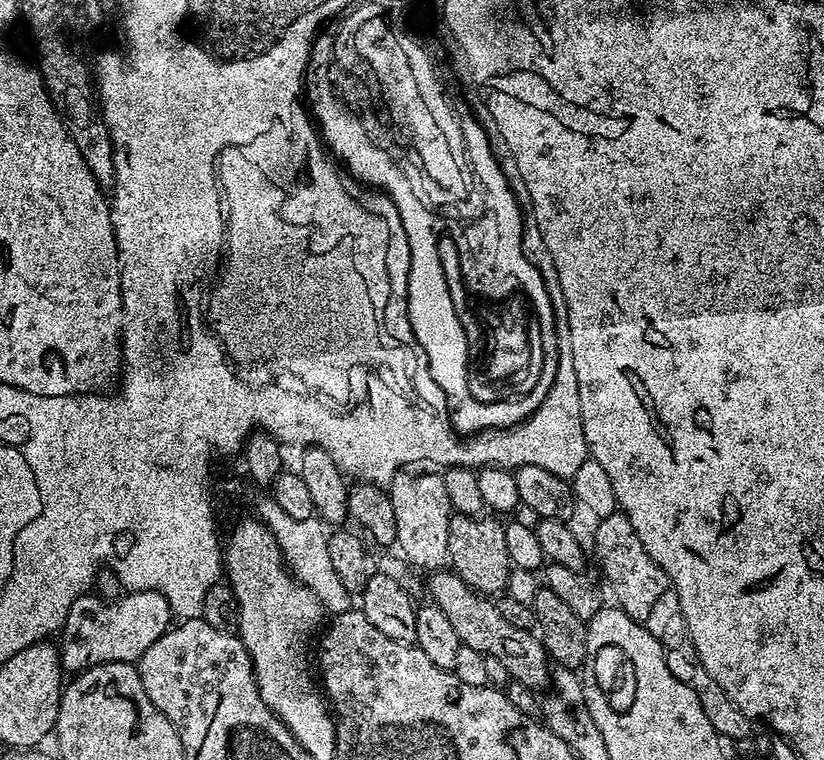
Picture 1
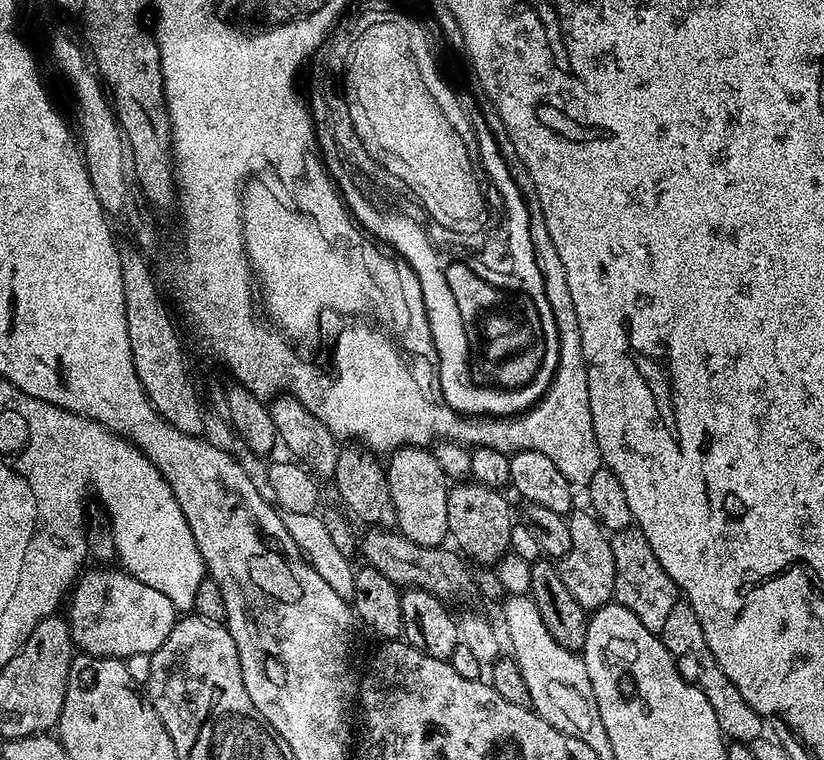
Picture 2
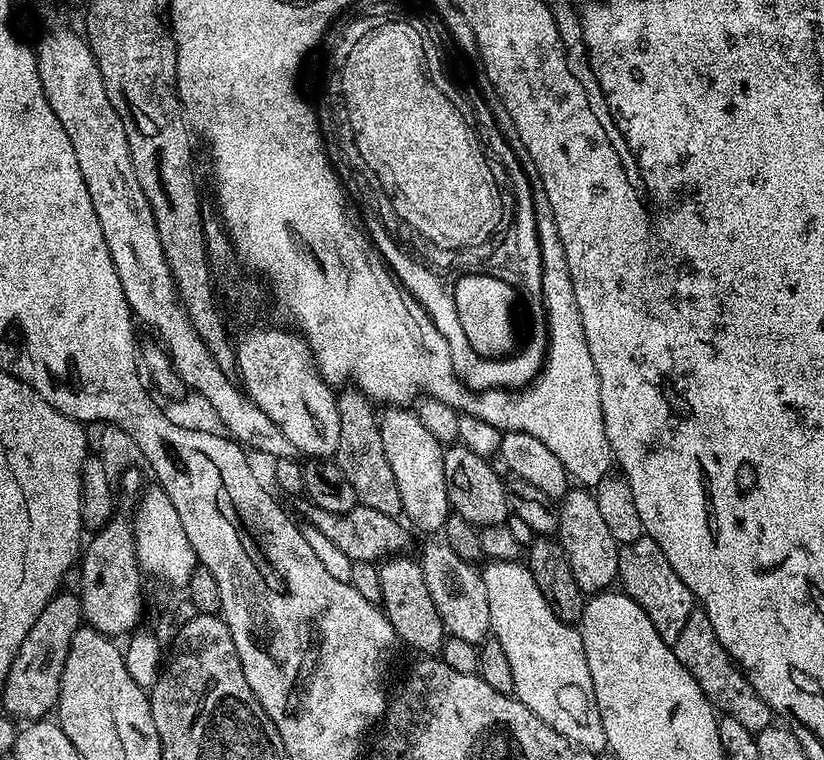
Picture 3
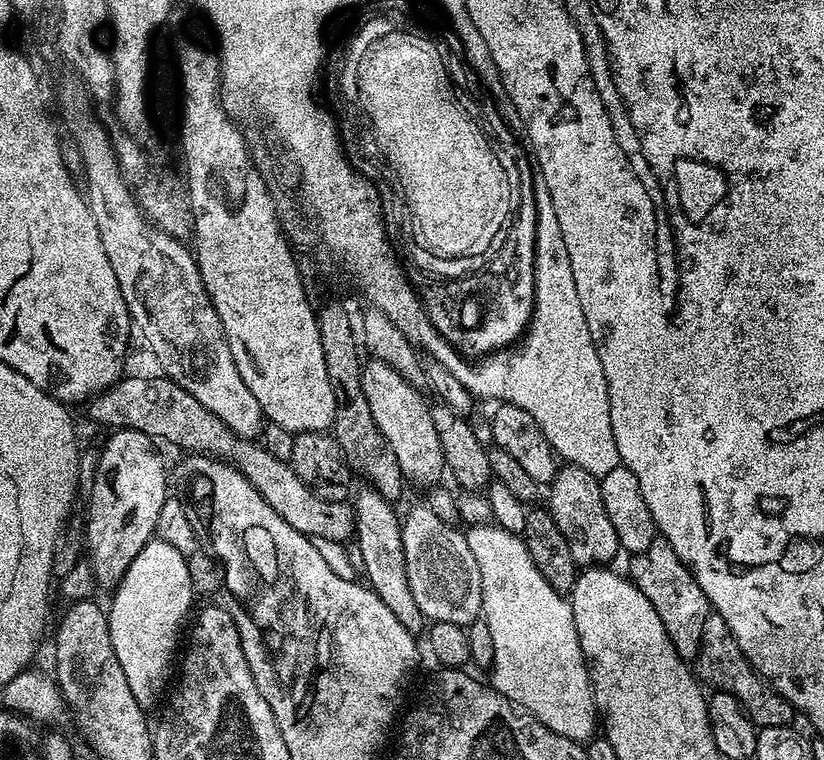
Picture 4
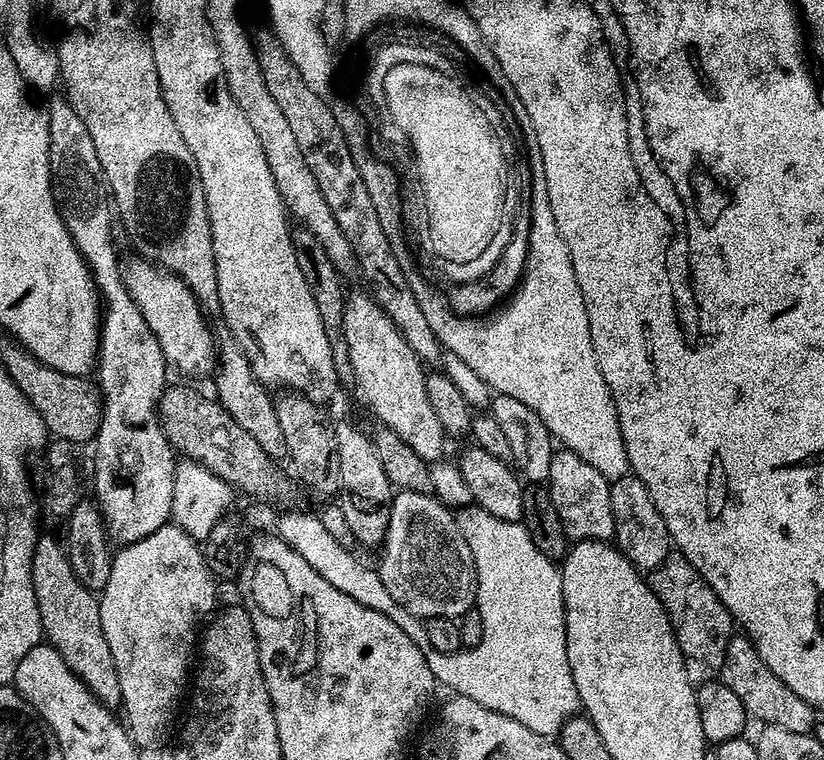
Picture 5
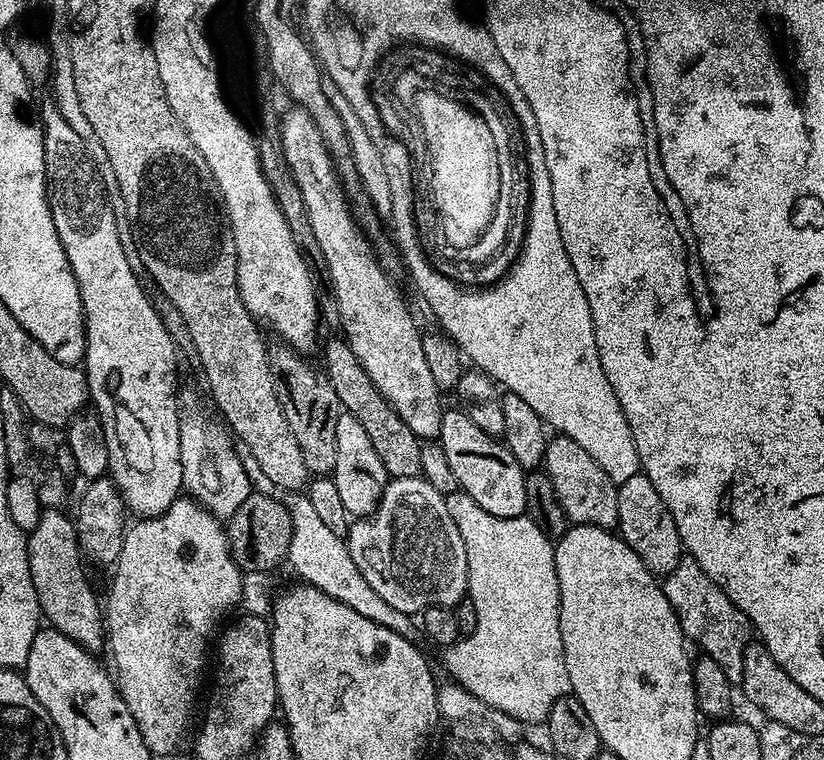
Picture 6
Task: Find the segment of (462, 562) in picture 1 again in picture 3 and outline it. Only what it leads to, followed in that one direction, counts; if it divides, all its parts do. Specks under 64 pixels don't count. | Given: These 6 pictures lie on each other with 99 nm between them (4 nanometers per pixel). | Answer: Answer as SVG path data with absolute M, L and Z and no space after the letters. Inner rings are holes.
M453 442L444 449L448 507L477 529L505 523L510 515L505 481L500 481L499 474L488 464L491 463L485 457L474 454L465 444Z

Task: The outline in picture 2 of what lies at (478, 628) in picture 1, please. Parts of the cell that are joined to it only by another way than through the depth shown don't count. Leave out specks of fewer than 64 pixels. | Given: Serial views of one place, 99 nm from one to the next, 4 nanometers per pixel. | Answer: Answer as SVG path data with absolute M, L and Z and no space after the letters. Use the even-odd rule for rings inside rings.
M372 526L365 532L368 533L358 540L359 555L364 555L363 563L369 568L377 568L397 586L421 588L445 602L453 602L463 592L473 591L469 561L459 551L448 549L448 546L422 546L403 536L399 530L390 528Z

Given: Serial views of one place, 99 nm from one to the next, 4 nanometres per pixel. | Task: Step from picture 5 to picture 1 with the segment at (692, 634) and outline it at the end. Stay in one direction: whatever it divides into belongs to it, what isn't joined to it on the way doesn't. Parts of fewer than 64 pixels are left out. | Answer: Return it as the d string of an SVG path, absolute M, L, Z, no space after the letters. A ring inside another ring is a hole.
M611 512L597 524L600 525L596 528L596 556L604 567L605 578L616 591L615 607L621 608L630 618L647 622L654 602L658 602L662 594L670 591L668 576L662 566L658 566L658 562L654 562L654 558L646 554L646 546L642 546L638 534L634 534L634 526L630 526L630 518L626 518L623 512Z

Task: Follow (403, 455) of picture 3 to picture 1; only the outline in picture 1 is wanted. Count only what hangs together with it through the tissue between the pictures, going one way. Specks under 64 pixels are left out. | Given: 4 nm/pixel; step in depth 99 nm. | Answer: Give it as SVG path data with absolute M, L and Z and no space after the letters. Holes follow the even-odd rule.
M428 472L421 476L404 475L408 474L398 474L390 485L390 495L394 502L396 544L408 563L417 569L443 569L448 564L450 522L454 515L452 503L446 494L444 477L440 474L431 476Z

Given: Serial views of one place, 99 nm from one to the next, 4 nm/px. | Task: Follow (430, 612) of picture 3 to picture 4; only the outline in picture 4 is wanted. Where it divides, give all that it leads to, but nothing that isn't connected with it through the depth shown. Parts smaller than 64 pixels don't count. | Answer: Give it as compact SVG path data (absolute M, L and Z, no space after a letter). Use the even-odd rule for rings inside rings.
M371 486L357 491L354 496L354 511L356 514L356 530L354 540L362 548L365 568L362 576L369 588L386 602L388 609L413 634L425 631L426 618L414 602L414 594L410 594L410 582L406 578L406 554L402 550L401 517L396 516L393 501L382 498Z

